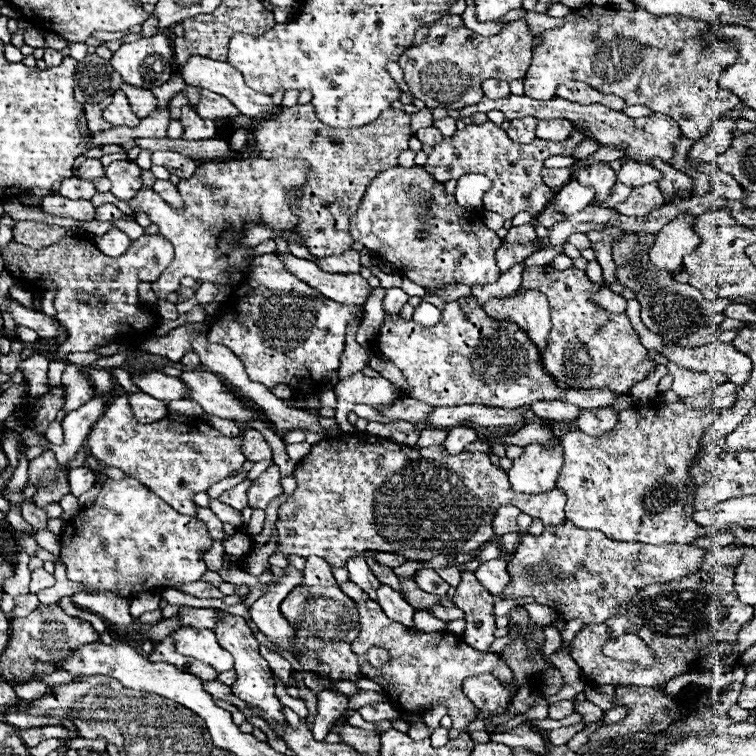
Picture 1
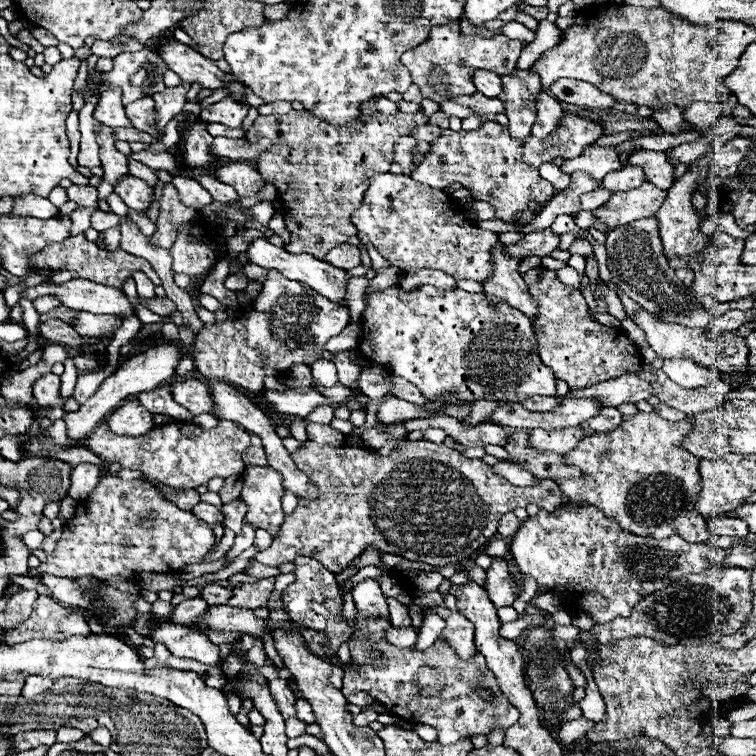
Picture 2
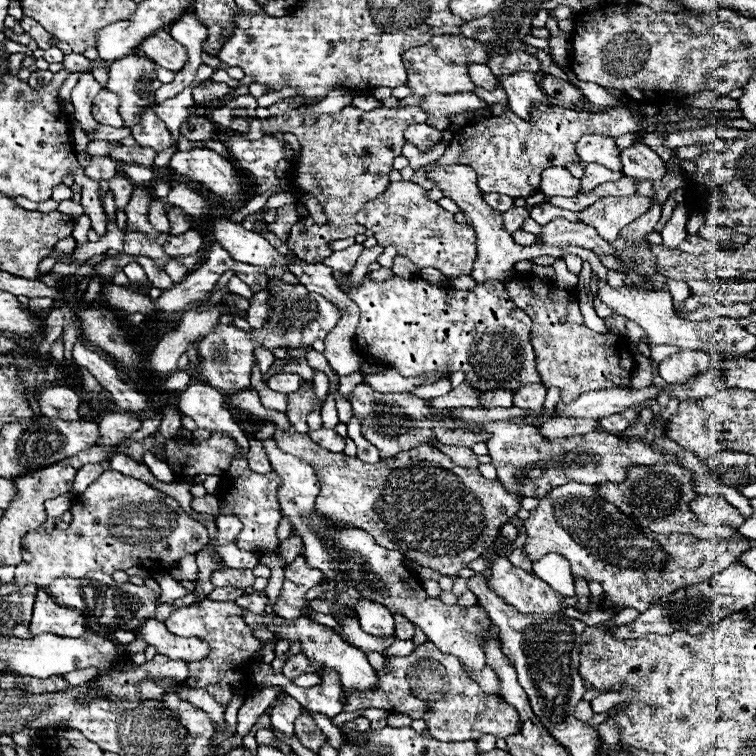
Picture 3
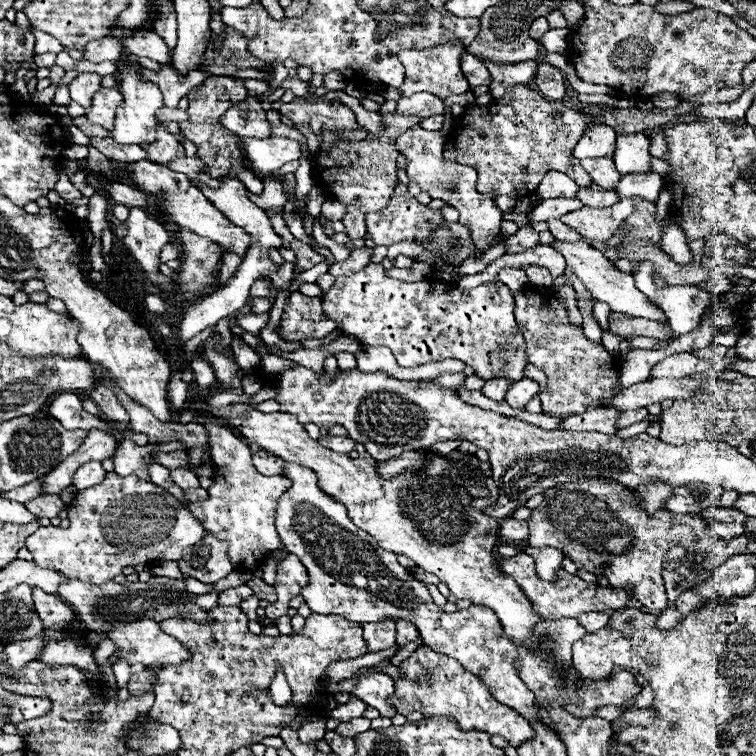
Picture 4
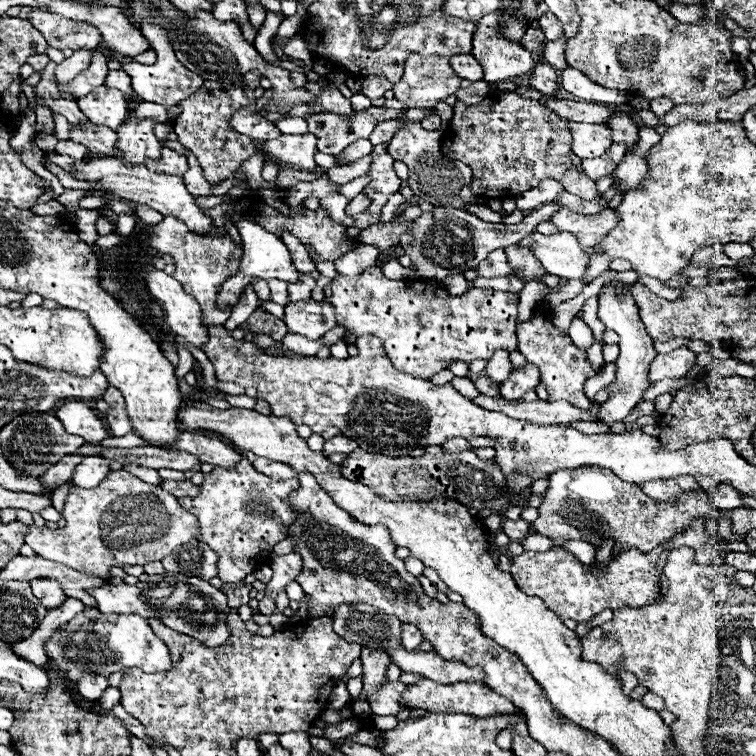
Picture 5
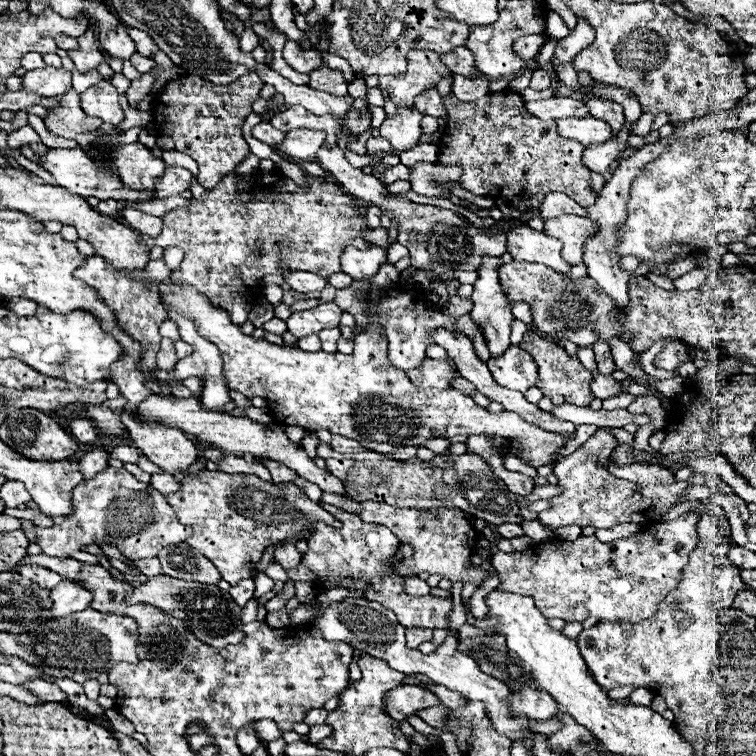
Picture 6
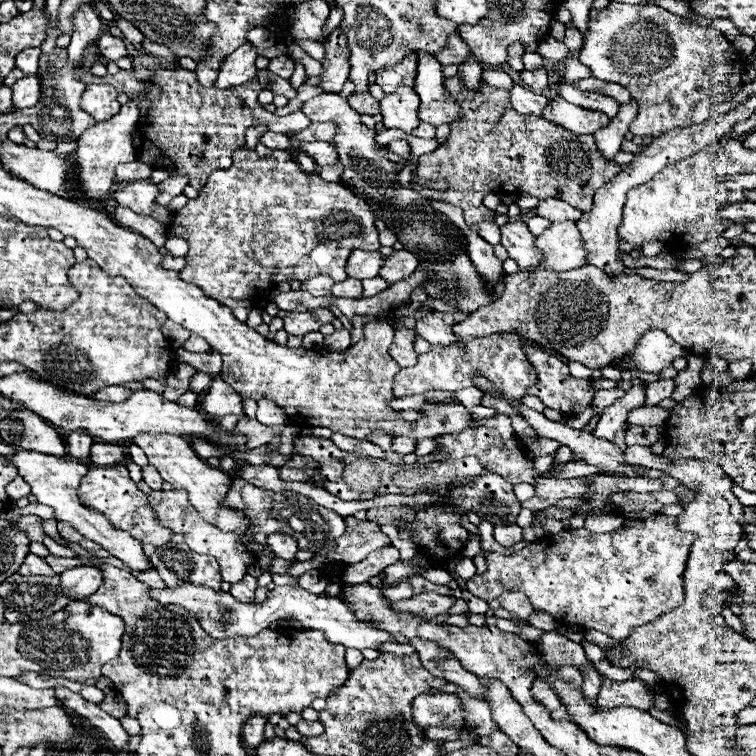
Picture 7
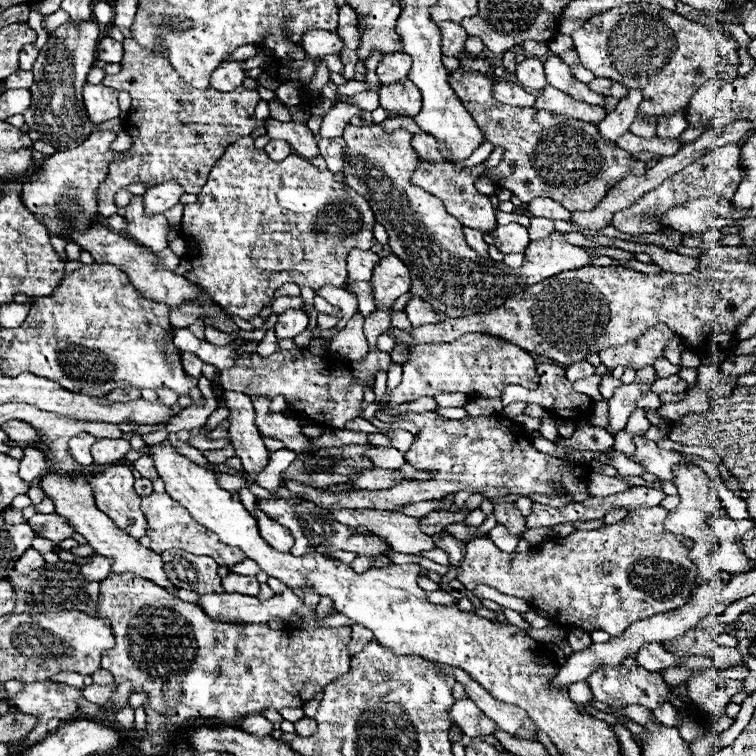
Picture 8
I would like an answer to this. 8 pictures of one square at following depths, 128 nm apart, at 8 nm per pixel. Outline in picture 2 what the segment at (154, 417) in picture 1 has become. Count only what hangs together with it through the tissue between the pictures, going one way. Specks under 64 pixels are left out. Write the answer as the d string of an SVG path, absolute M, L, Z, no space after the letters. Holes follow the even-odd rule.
M128 400L114 410L108 416L108 426L112 426L118 436L140 436L154 428L152 414L138 400Z

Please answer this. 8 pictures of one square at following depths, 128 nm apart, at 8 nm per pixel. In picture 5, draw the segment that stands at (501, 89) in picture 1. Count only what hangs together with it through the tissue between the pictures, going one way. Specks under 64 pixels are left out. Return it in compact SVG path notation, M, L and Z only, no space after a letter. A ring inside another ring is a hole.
M458 54L450 58L452 68L460 78L466 78L470 82L482 80L482 66L472 58L472 54Z

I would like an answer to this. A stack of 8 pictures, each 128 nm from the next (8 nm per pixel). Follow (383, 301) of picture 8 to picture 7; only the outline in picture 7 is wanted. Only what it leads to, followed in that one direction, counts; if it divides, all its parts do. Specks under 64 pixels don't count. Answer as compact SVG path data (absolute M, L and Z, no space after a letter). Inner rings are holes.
M400 250L400 252L390 254L390 256L384 260L378 276L384 278L384 280L392 286L392 284L408 278L408 276L416 270L416 264L418 264L418 260L416 260L416 256L414 256L412 252Z

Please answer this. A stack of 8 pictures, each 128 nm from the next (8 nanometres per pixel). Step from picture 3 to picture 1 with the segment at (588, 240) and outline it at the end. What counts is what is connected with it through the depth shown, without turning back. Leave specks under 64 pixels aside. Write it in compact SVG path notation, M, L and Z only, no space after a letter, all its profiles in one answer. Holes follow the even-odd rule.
M522 242L522 244L502 244L496 250L496 264L500 266L502 272L510 270L514 264L524 262L526 258L530 258L532 254L540 252L544 248L544 244L540 242Z

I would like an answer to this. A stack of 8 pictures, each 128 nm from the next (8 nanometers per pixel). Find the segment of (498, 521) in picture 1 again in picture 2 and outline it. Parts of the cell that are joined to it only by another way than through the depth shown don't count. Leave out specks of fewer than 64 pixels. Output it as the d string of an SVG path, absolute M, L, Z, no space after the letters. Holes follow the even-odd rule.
M508 512L508 514L504 514L504 516L502 516L502 520L500 520L498 534L500 534L502 538L510 538L510 536L514 536L514 534L516 534L518 526L520 526L520 520L518 520L512 512Z

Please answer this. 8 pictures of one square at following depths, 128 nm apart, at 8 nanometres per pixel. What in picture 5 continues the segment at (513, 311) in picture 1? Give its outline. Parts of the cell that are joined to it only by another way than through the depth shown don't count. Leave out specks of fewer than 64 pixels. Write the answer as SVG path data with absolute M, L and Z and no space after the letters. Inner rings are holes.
M406 122L402 124L388 144L388 154L394 160L400 160L408 166L408 184L412 192L434 206L456 206L462 208L466 202L480 204L480 200L468 188L472 180L472 170L458 162L458 164L444 164L444 154L440 150L440 134L424 130L420 122Z

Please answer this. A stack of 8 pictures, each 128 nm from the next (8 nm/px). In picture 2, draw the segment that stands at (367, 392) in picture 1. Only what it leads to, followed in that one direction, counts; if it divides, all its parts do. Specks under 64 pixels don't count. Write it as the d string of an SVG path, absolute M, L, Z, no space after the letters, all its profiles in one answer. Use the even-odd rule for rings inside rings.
M352 350L334 352L334 354L332 354L332 362L334 362L336 368L338 368L340 384L344 384L344 386L354 386L354 384L358 382L358 374L360 374L362 366L352 360Z

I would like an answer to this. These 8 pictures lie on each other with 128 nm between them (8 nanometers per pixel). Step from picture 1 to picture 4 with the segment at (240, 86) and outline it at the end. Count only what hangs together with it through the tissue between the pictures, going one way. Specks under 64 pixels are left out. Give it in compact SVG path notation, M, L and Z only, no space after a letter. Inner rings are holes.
M112 26L110 34L114 38L120 38L122 48L126 48L130 54L152 58L152 60L156 60L160 64L170 60L170 52L168 52L164 40L158 34L152 34L150 30L130 32L130 30L122 30L118 26Z

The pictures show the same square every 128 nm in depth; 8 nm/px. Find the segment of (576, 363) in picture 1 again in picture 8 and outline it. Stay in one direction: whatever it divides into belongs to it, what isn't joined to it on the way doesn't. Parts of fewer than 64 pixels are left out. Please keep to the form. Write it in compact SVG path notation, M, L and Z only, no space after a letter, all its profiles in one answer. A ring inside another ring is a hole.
M554 364L538 366L540 382L536 390L526 390L522 386L508 386L502 390L502 404L508 406L512 402L528 402L540 404L548 412L560 418L582 418L592 406L592 398L580 392L574 392L572 382L564 378L564 368Z

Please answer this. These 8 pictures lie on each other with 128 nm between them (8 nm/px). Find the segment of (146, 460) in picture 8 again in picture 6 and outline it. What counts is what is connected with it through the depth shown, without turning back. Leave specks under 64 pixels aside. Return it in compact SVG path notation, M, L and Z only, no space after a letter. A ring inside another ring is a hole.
M154 472L150 484L152 484L160 494L172 494L174 490L180 488L180 482L176 482L174 476L170 476L170 474L166 474L166 472L158 472L158 474Z

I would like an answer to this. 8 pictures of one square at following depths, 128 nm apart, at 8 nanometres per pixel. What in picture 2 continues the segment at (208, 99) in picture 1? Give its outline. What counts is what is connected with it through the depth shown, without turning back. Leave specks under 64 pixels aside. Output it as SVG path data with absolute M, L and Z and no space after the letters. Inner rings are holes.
M224 98L208 108L204 108L200 112L200 120L202 122L218 122L218 124L226 124L228 128L240 128L242 120L248 114L248 104L238 102L234 98Z

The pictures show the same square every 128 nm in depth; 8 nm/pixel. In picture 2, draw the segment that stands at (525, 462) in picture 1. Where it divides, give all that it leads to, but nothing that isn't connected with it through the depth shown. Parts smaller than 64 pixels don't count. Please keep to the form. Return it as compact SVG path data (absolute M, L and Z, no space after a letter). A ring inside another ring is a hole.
M570 426L570 428L564 428L564 430L532 430L530 444L536 450L566 454L584 436L586 436L586 432L584 432L582 426ZM498 462L498 464L494 464L494 466L492 466L492 472L498 474L498 476L502 476L502 478L506 478L508 482L512 482L512 484L516 484L516 486L534 486L534 484L538 484L538 482L532 478L532 474L520 470L520 468L514 466L514 464L508 466L508 462Z

